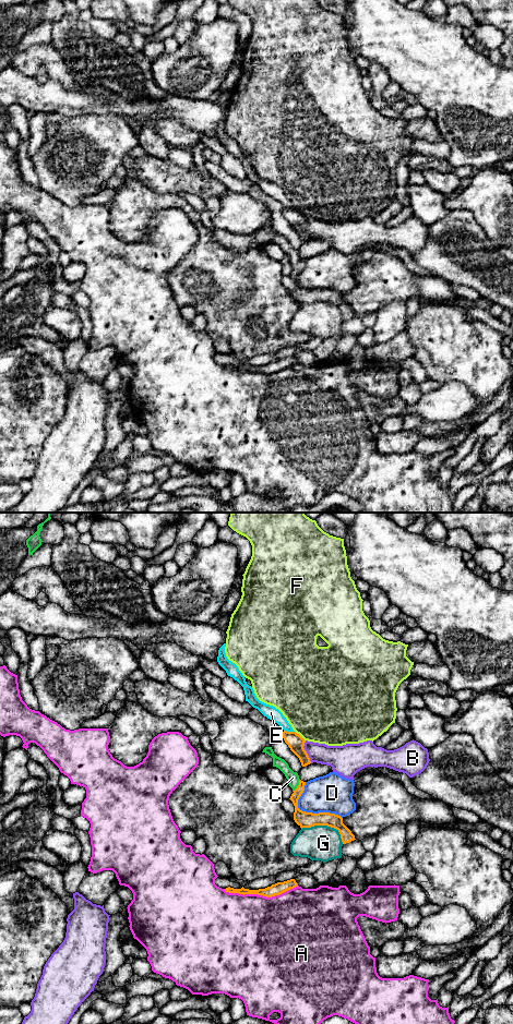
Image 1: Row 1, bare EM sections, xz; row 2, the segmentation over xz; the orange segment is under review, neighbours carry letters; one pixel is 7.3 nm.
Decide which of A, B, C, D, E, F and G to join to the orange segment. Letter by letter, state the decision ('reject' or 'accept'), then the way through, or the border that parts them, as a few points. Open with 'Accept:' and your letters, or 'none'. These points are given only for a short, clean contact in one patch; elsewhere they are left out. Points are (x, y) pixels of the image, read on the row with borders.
Accept: none
A: reject
B: reject
C: reject; border along xz (300, 780), (293, 791)
D: reject
E: reject; border along xz (284, 730), (294, 732)
F: reject
G: reject

